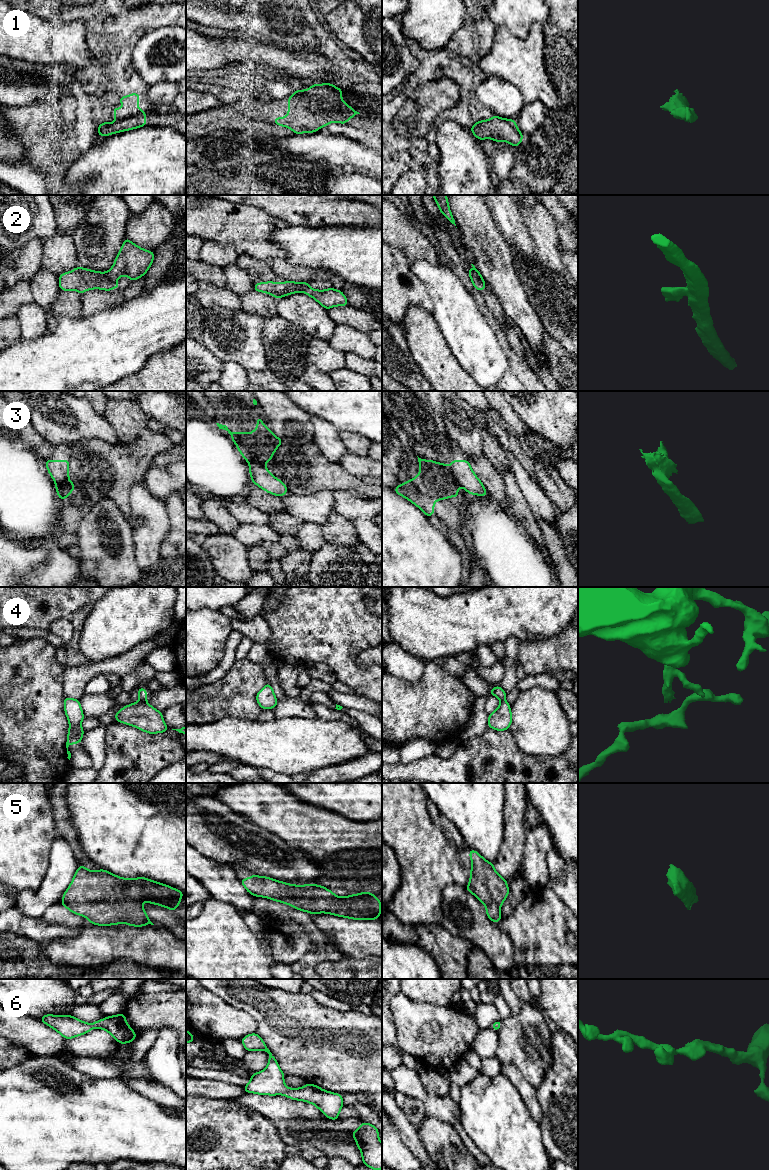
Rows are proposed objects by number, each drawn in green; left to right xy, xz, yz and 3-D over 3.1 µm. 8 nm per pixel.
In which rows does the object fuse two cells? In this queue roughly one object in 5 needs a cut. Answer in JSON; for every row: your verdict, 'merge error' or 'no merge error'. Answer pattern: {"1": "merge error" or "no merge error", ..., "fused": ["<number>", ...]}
{"1": "no merge error", "2": "merge error", "3": "merge error", "4": "merge error", "5": "no merge error", "6": "no merge error", "fused": ["2", "3", "4"]}

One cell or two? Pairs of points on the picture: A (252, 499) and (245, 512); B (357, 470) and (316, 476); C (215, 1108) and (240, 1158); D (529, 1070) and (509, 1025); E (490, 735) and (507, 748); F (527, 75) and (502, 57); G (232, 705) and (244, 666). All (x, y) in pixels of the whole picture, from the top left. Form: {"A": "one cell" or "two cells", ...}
{"A": "two cells", "B": "two cells", "C": "one cell", "D": "one cell", "E": "one cell", "F": "one cell", "G": "one cell"}

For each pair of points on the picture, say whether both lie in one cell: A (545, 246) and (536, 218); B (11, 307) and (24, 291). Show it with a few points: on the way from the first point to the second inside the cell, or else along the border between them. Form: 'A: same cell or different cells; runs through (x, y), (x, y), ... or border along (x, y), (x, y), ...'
A: same cell; runs through (545, 239), (541, 225)
B: same cell; runs through (12, 303), (20, 295)

